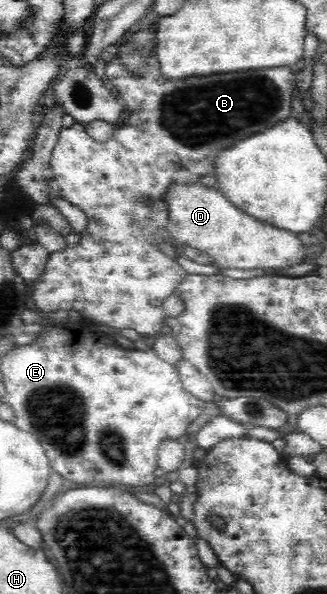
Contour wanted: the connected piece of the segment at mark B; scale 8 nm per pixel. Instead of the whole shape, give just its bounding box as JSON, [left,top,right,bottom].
[32,49,298,339]

